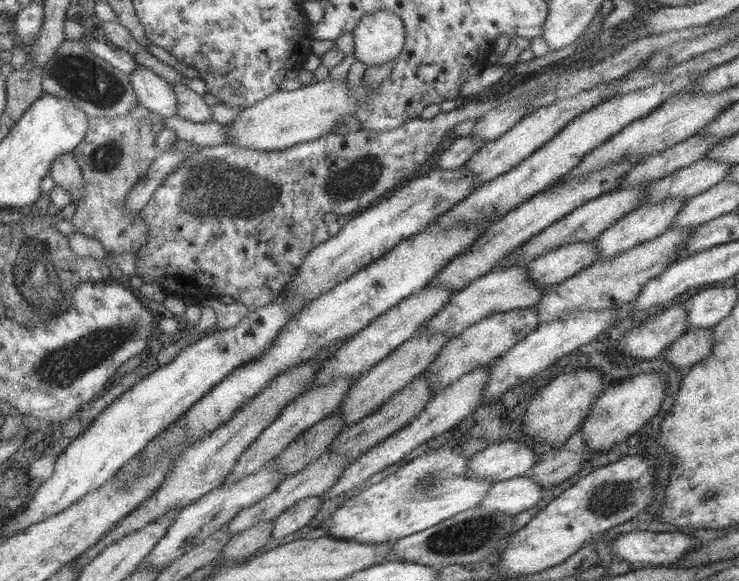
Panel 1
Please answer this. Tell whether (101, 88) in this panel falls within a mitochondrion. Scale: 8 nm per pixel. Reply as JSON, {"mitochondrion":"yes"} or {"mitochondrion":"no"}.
{"mitochondrion":"yes"}

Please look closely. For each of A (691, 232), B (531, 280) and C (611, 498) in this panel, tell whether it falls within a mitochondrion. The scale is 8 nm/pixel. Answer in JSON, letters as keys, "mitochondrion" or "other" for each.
{"A":"other","B":"other","C":"mitochondrion"}

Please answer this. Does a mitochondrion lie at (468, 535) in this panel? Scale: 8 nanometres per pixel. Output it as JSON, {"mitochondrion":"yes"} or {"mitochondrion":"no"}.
{"mitochondrion":"yes"}

